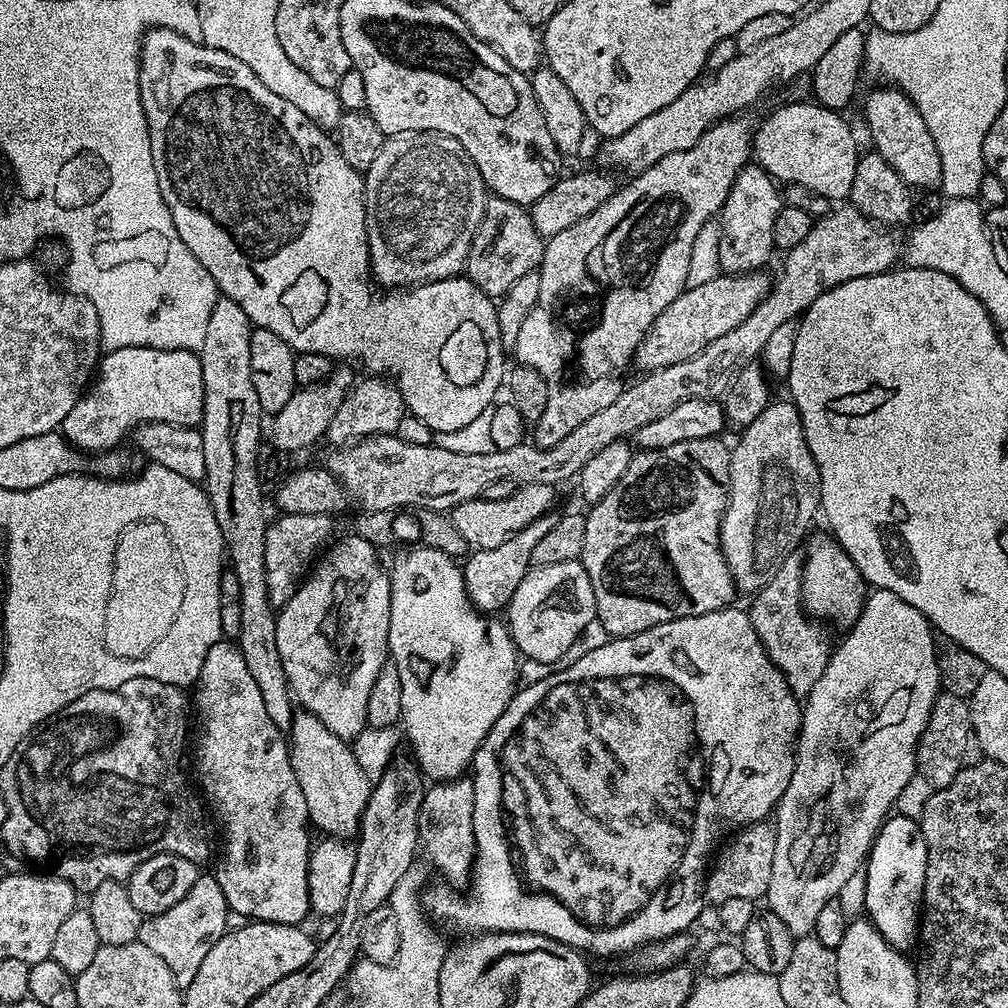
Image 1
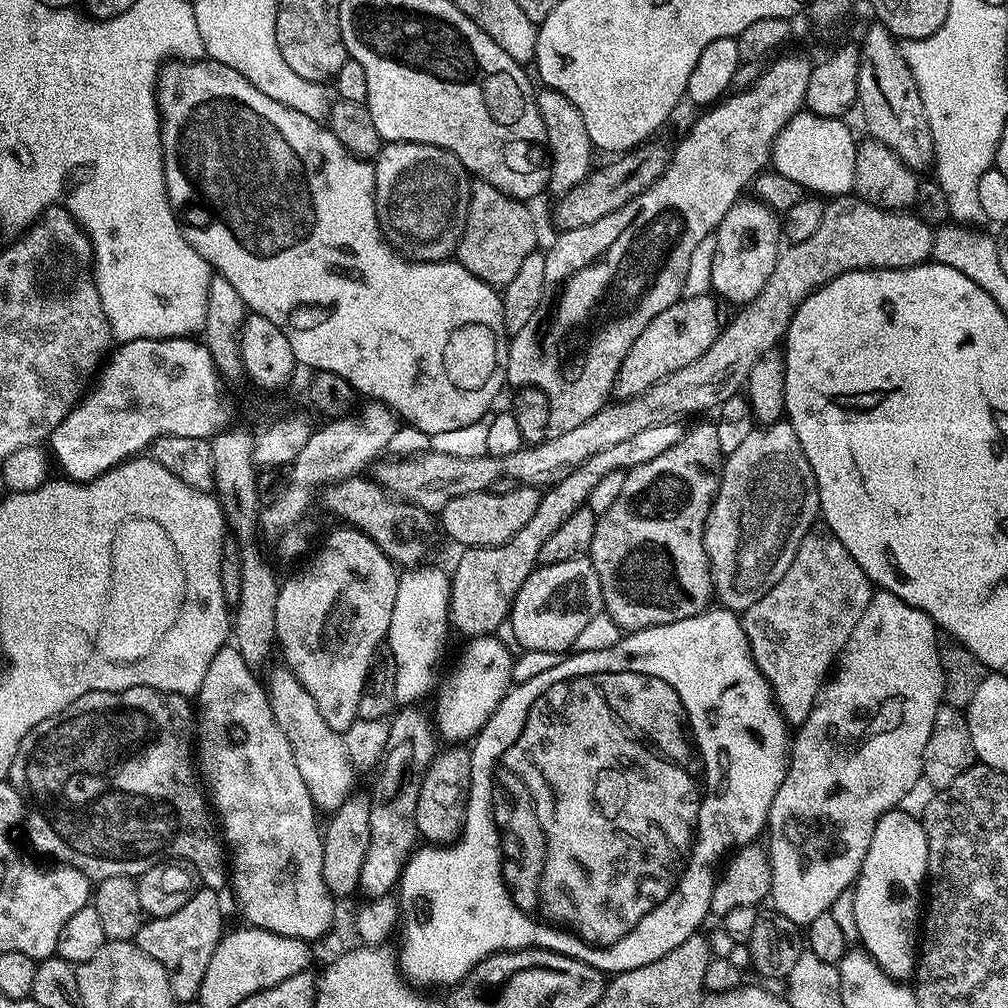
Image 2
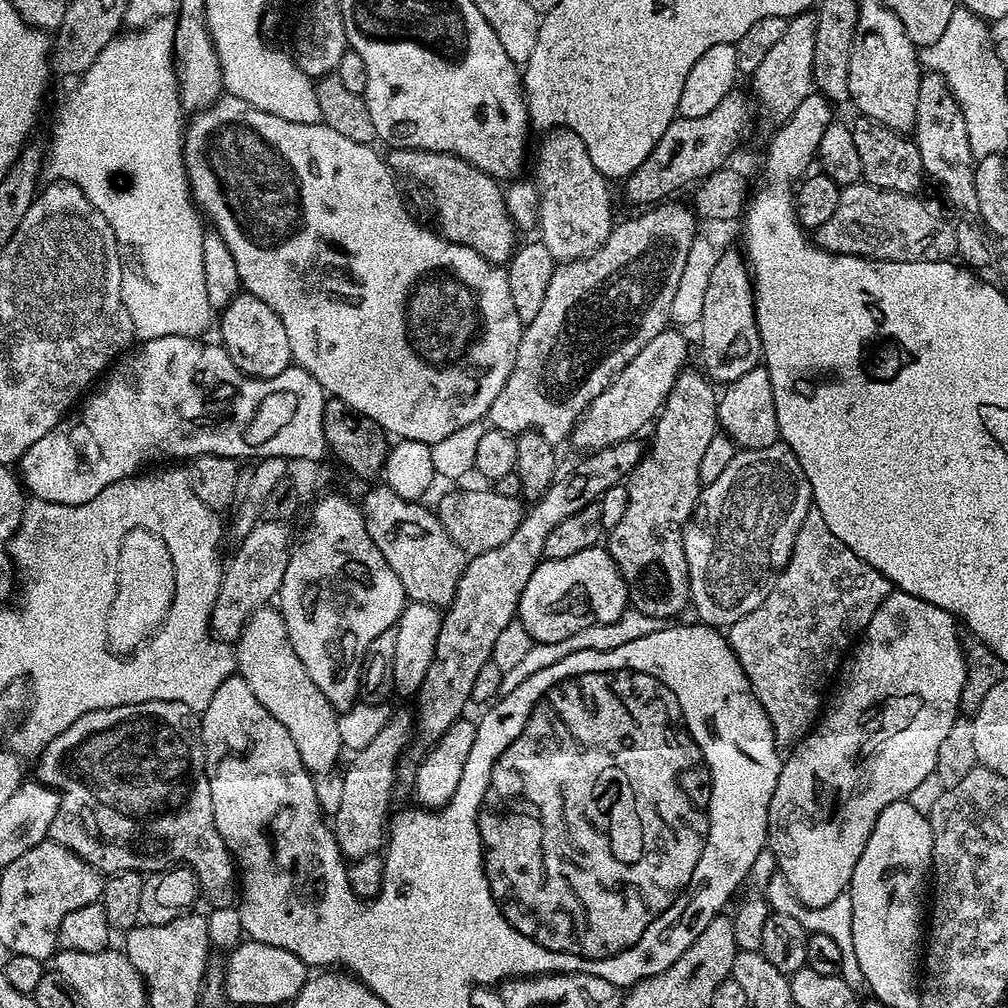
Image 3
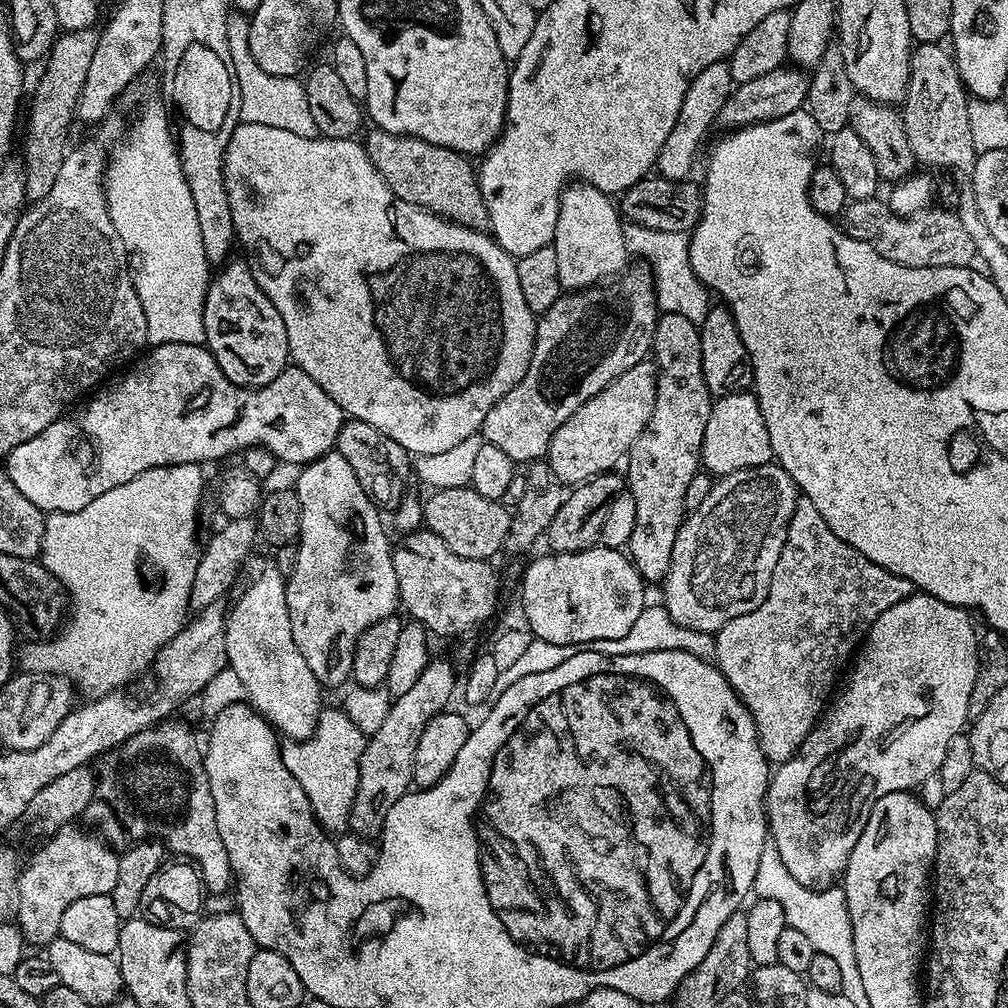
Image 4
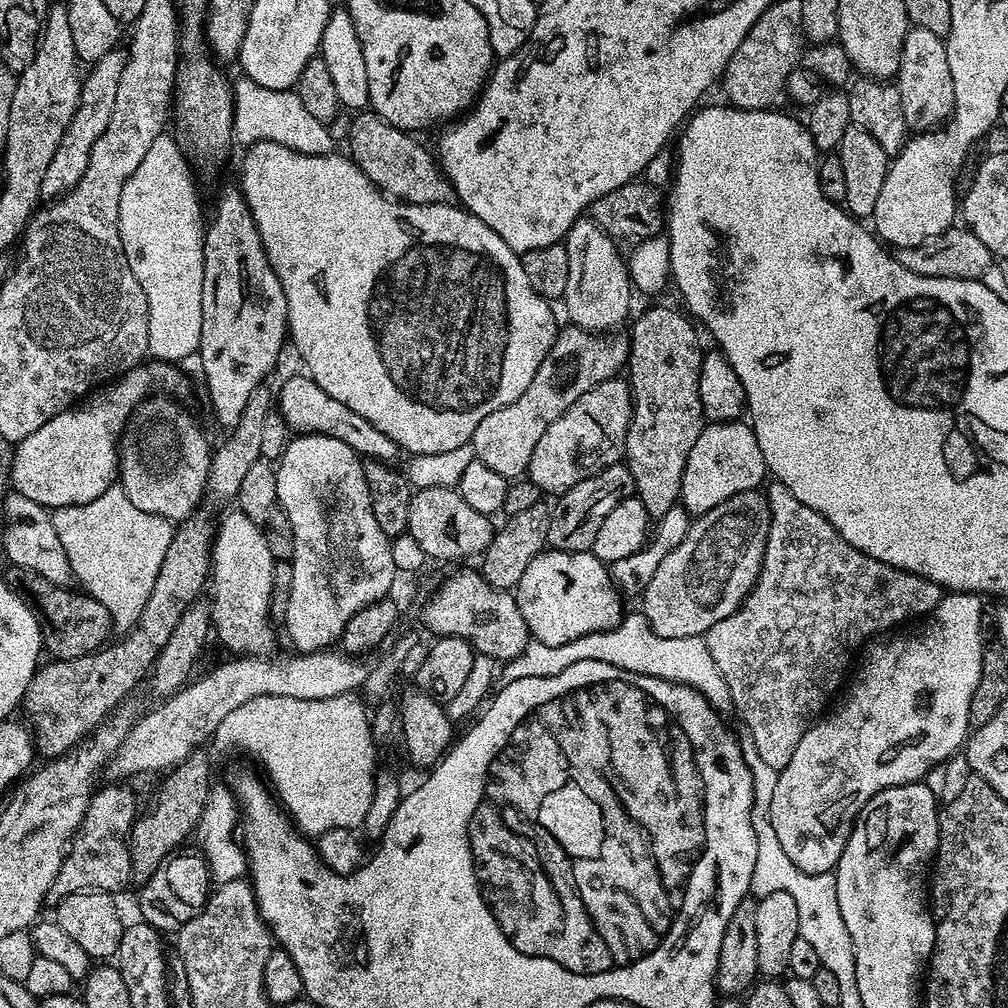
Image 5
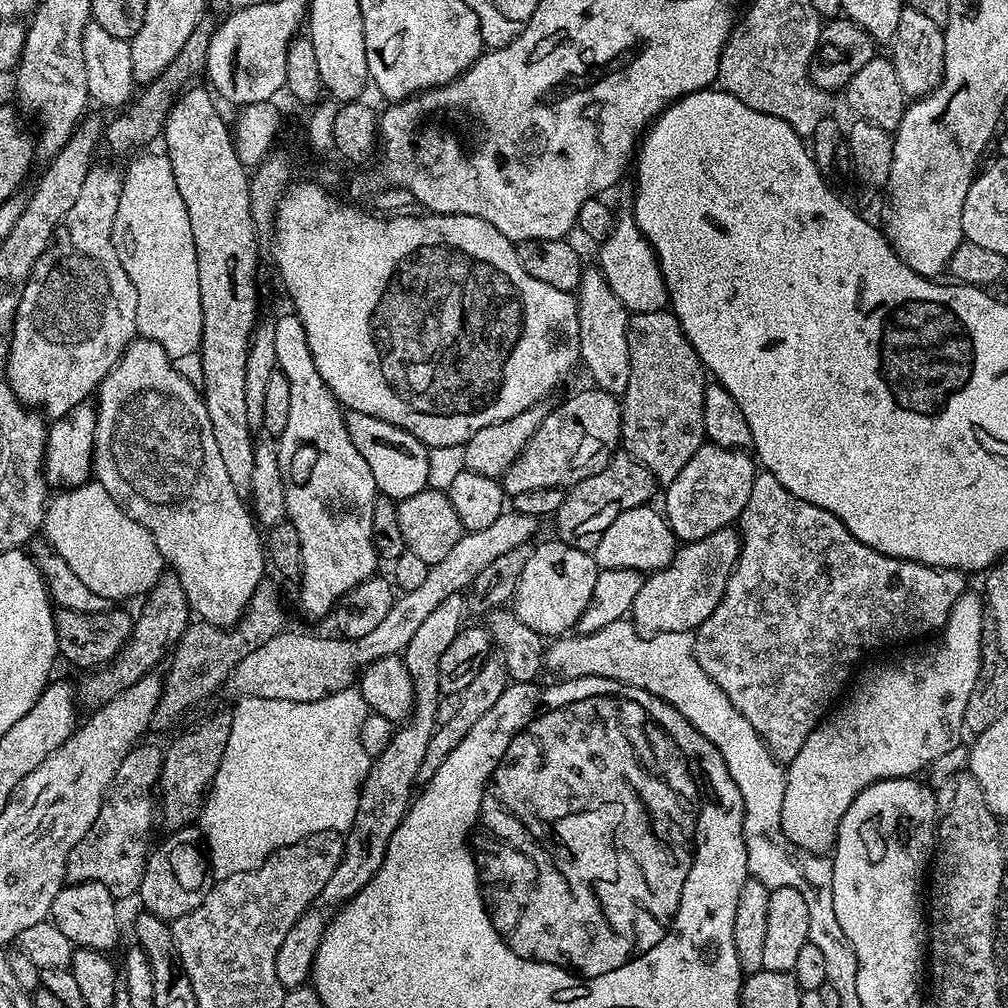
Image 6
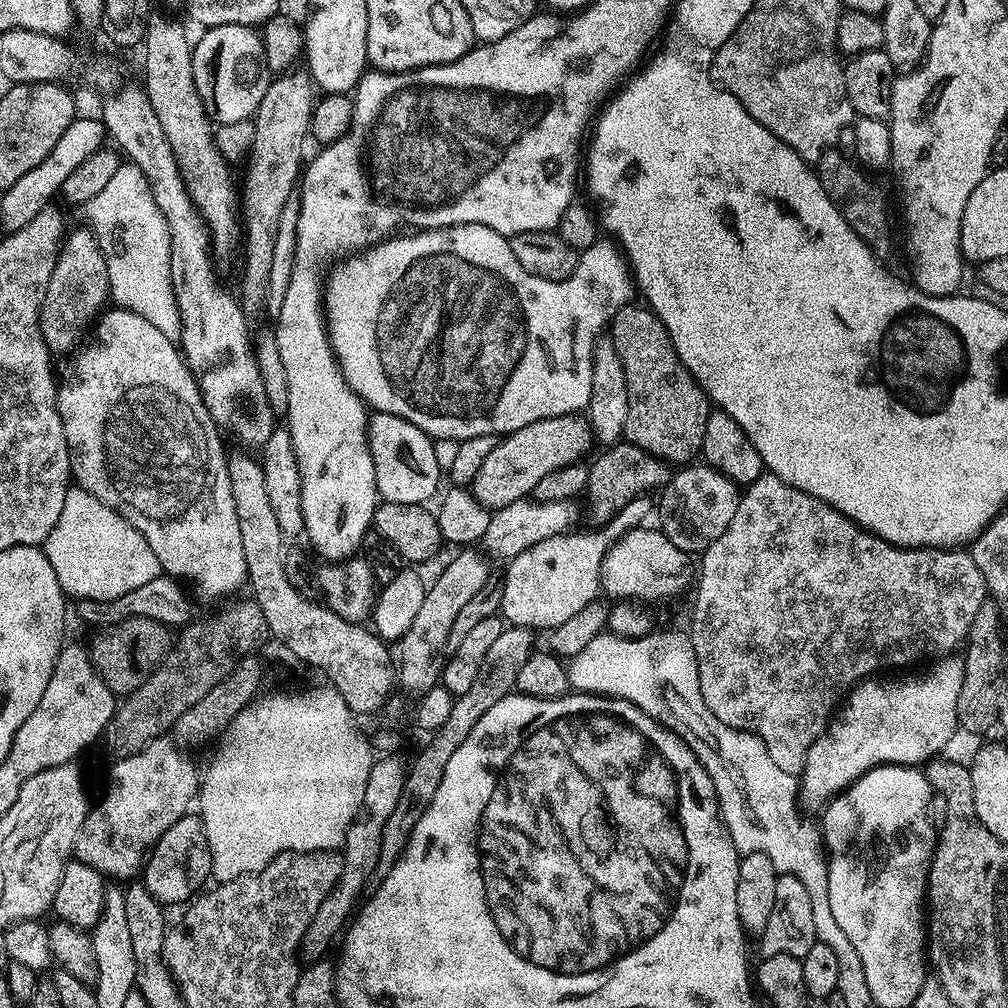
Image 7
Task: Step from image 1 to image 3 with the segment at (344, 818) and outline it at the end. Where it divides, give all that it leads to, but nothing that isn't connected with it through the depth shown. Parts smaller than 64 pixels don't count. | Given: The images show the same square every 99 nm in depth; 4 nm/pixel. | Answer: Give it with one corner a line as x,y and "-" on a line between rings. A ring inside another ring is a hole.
272,606
257,609
241,631
234,651
239,676
246,686
250,686
250,690
254,690
254,698
258,698
258,702
262,702
262,706
266,706
266,710
270,710
270,714
286,726
308,771
313,774
331,773
342,753
338,712
326,694
314,686
310,674
306,674
306,666
302,666
302,658
294,654
294,646
290,646
286,622
280,611

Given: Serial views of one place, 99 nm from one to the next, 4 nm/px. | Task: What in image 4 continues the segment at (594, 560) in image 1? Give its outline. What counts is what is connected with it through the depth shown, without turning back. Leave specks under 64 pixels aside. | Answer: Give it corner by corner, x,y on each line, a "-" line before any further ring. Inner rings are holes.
663,313
656,321
651,355
656,365
654,414
650,414
650,422
646,422
642,434
638,434
634,446
626,457
626,465
628,464
626,490
634,498
634,530
630,530
626,552
644,581
660,582
668,573
670,558
674,550
674,538
678,534
680,525
686,519
684,506
686,488
690,485
690,480
702,468
703,435
706,433
706,422
710,416
714,397
706,386
706,378
702,374
700,330
698,325
689,318
684,318
680,314

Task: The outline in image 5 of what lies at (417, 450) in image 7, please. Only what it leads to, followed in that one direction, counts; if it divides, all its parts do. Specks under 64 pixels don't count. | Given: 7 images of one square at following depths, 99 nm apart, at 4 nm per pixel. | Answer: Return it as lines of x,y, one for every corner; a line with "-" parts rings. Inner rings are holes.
307,375
292,376
281,386
280,392
278,388
278,413
293,433
333,436
338,438
338,442
346,442
346,446
369,461
392,462
398,455
396,443
386,438
378,426
366,422
362,414
354,414
350,406
342,406
342,402
330,398
326,390
319,388

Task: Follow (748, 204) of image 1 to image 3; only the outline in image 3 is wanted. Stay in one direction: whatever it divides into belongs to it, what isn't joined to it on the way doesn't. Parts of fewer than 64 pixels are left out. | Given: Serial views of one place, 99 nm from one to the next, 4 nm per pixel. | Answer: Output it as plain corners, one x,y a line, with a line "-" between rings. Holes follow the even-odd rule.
721,251
717,255
698,323
700,352
704,355
703,371
709,381
720,386
728,385
754,370
762,360
760,332
756,328
756,293
752,286
752,273
747,259
739,251
736,252

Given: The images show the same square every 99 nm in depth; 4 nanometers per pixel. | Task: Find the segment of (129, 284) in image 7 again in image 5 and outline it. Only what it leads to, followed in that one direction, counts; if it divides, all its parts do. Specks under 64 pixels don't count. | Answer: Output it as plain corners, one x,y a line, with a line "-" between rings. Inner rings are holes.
165,134
159,136
146,150
146,158
142,158
142,166
134,170
134,174
128,176
128,181
122,186
122,198
120,199
120,241
122,250
128,259
130,270
134,278
138,278
138,286
146,294
148,303
148,356
155,358
160,362
181,362
187,356
195,357
200,350
200,335
202,334
202,266
204,265
204,229
206,227
205,217
200,217
200,200
192,194
192,176
188,173
190,169
189,161
183,152
180,151
180,145
176,143
171,135

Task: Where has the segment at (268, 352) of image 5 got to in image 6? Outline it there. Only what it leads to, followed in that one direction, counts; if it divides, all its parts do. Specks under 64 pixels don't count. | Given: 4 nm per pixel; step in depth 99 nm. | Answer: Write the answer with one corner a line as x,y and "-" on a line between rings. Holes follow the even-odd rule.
200,86
185,88
173,99
172,109
164,123
162,141
168,147
166,155
174,170
174,182
178,182
178,194
182,194
182,202
186,202
186,210
190,214
190,234
194,234
198,290
202,302
202,338
198,357
200,356
200,372
204,375
204,405
210,414
210,427
214,430
214,439
218,441
218,451
222,453
226,474
230,474
234,490
238,490
240,496
247,497
252,490
254,474
254,432
246,422
246,356
258,323
256,311
260,308
260,284
256,281
256,275
260,272
261,241
254,226
254,218
250,214
250,172
241,153
239,156
232,145
233,133
230,131
229,121
227,124
220,117
213,93
207,87
196,87

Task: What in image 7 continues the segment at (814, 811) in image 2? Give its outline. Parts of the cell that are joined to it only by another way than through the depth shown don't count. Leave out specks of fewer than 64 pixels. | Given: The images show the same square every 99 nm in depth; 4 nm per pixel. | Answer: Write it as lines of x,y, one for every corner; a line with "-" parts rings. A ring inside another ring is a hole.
952,654
937,659
933,664
936,664
933,668
925,672
912,672
909,676
888,676
885,680
865,678
848,693
834,719
806,754
804,771
798,777
798,796
801,801
809,800
820,810
833,796
839,796
872,768
879,768
882,764
920,766
941,755
946,742
950,741
950,736
958,727
958,694
962,694
964,661
959,655

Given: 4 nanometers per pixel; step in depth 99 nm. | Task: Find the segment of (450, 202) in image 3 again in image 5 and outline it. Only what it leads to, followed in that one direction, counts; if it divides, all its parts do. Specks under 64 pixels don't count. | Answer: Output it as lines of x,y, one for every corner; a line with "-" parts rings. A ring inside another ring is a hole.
360,110
353,116
348,128
350,159
385,196
405,204
447,204
453,199
452,184
440,169
437,157
429,149
428,153
415,135
387,124
371,110

